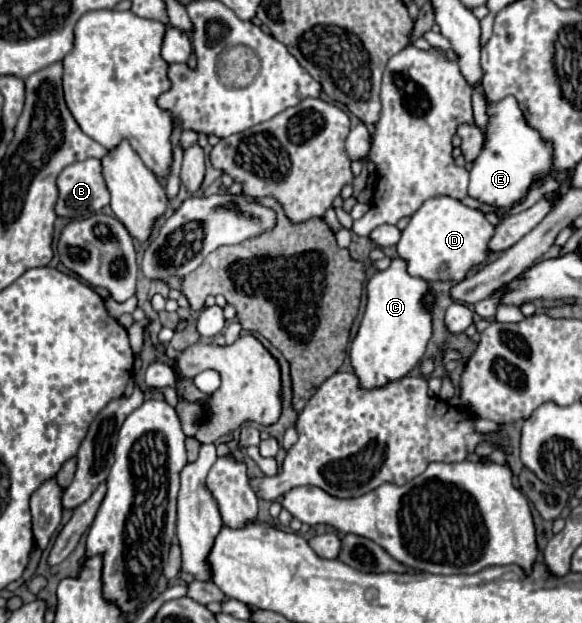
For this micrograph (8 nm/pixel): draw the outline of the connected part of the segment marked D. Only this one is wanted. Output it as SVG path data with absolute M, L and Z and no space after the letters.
M450 196L428 198L412 216L396 244L398 256L404 258L410 276L422 280L462 280L474 264L482 264L488 256L488 240L494 226L480 210L464 206Z

